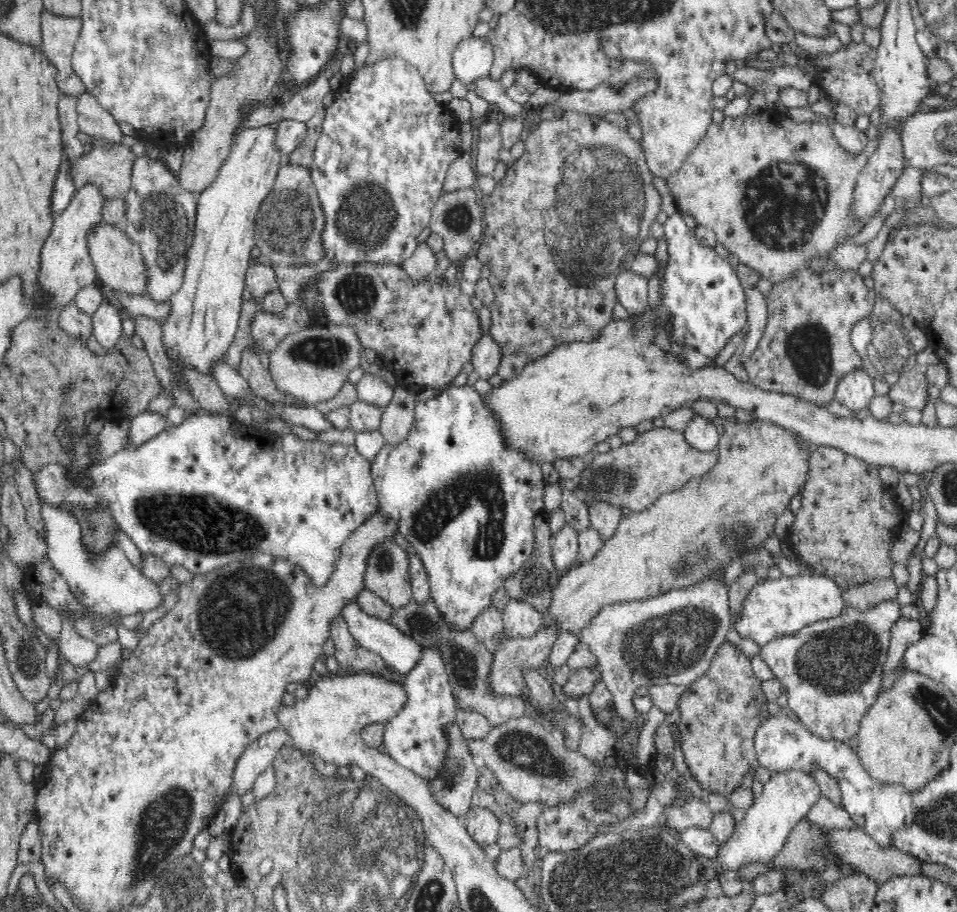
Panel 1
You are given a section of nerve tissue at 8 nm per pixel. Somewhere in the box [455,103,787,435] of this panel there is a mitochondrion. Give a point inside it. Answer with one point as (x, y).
(596, 205)

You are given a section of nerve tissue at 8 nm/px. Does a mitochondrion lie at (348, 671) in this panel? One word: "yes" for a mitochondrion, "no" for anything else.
no

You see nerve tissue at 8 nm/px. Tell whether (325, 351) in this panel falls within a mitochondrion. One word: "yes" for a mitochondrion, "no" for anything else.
yes

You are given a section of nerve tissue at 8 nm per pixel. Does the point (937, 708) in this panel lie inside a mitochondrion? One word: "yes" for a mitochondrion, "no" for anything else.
yes

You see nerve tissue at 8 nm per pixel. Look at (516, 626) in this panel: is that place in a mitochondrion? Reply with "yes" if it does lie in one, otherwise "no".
no

